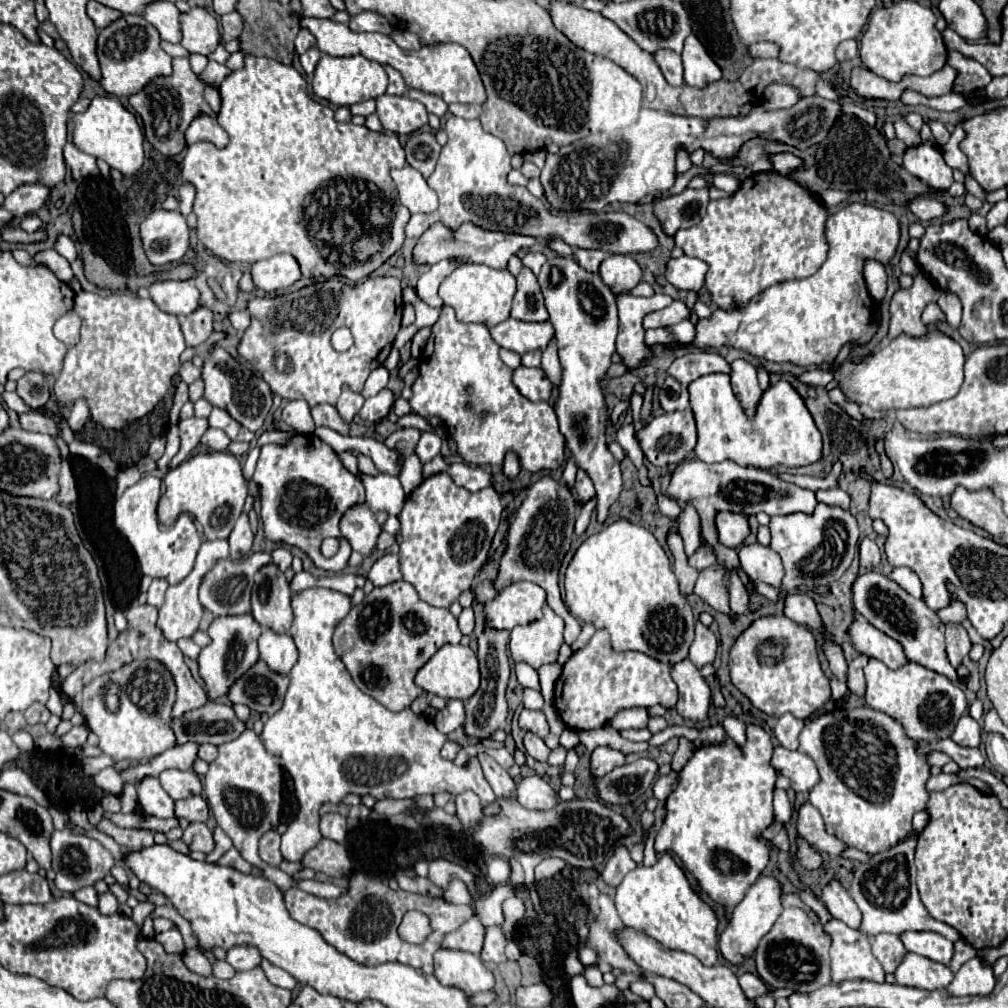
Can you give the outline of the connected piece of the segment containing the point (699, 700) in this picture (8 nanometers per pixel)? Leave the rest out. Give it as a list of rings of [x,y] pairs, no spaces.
[[[681,660],[675,664],[671,668],[671,678],[679,686],[679,702],[675,706],[677,712],[691,722],[705,720],[709,712],[711,690],[691,660]]]

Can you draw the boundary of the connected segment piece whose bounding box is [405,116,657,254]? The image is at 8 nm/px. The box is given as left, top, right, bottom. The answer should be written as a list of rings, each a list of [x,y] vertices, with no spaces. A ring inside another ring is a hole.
[[[449,116],[445,124],[449,142],[443,146],[435,172],[429,176],[429,186],[439,196],[439,208],[431,214],[413,214],[405,234],[421,236],[433,222],[443,222],[449,228],[459,228],[463,222],[473,222],[485,230],[501,230],[531,236],[537,240],[563,240],[569,246],[603,250],[609,254],[651,252],[657,246],[657,236],[651,228],[625,212],[551,212],[525,186],[507,184],[511,156],[497,136],[485,132],[479,120]]]

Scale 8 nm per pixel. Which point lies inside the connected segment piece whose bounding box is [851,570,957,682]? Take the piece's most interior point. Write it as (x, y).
(884, 603)

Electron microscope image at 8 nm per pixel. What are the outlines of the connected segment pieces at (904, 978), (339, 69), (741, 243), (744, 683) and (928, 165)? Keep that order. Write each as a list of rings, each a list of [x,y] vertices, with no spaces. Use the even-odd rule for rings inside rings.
[[[909,952],[895,970],[895,980],[901,986],[913,986],[921,990],[943,990],[953,980],[953,972],[945,964]]]
[[[323,54],[313,76],[313,94],[317,98],[325,98],[335,106],[351,106],[363,100],[377,98],[387,90],[387,74],[379,62],[371,62],[363,56],[349,56],[349,58],[333,58]]]
[[[777,172],[751,174],[743,180],[741,188],[727,198],[711,200],[705,218],[689,230],[679,230],[675,234],[675,246],[683,248],[685,254],[705,260],[709,264],[705,286],[711,294],[715,306],[723,310],[731,310],[733,306],[745,306],[757,292],[795,278],[807,278],[815,274],[827,256],[827,240],[825,240],[825,220],[827,208],[813,198],[805,188],[793,182],[787,176]]]
[[[771,616],[771,618],[761,618],[753,622],[735,642],[731,648],[729,656],[729,670],[731,670],[731,682],[735,688],[739,688],[755,708],[763,710],[769,716],[783,716],[785,712],[795,714],[801,720],[811,718],[815,712],[819,712],[825,702],[831,698],[831,688],[829,688],[829,678],[823,674],[819,656],[817,656],[817,646],[811,630],[807,630],[801,624],[795,624],[793,620],[787,620],[785,616]]]
[[[933,144],[907,148],[903,156],[903,168],[933,190],[949,190],[949,186],[953,184],[951,168],[945,164],[941,148]]]

